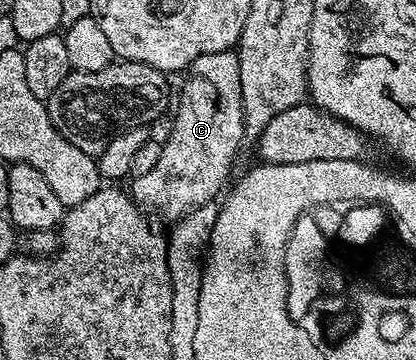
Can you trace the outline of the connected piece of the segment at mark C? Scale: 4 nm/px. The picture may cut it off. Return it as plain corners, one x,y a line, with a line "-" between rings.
231,52
203,54
189,67
187,76
175,110
175,131
162,143
155,166
154,173
163,182
135,180
129,187
131,197
139,204
151,194
148,204
171,224
206,202
216,201
218,194
224,193
223,185
231,174
235,153
245,142
238,57

